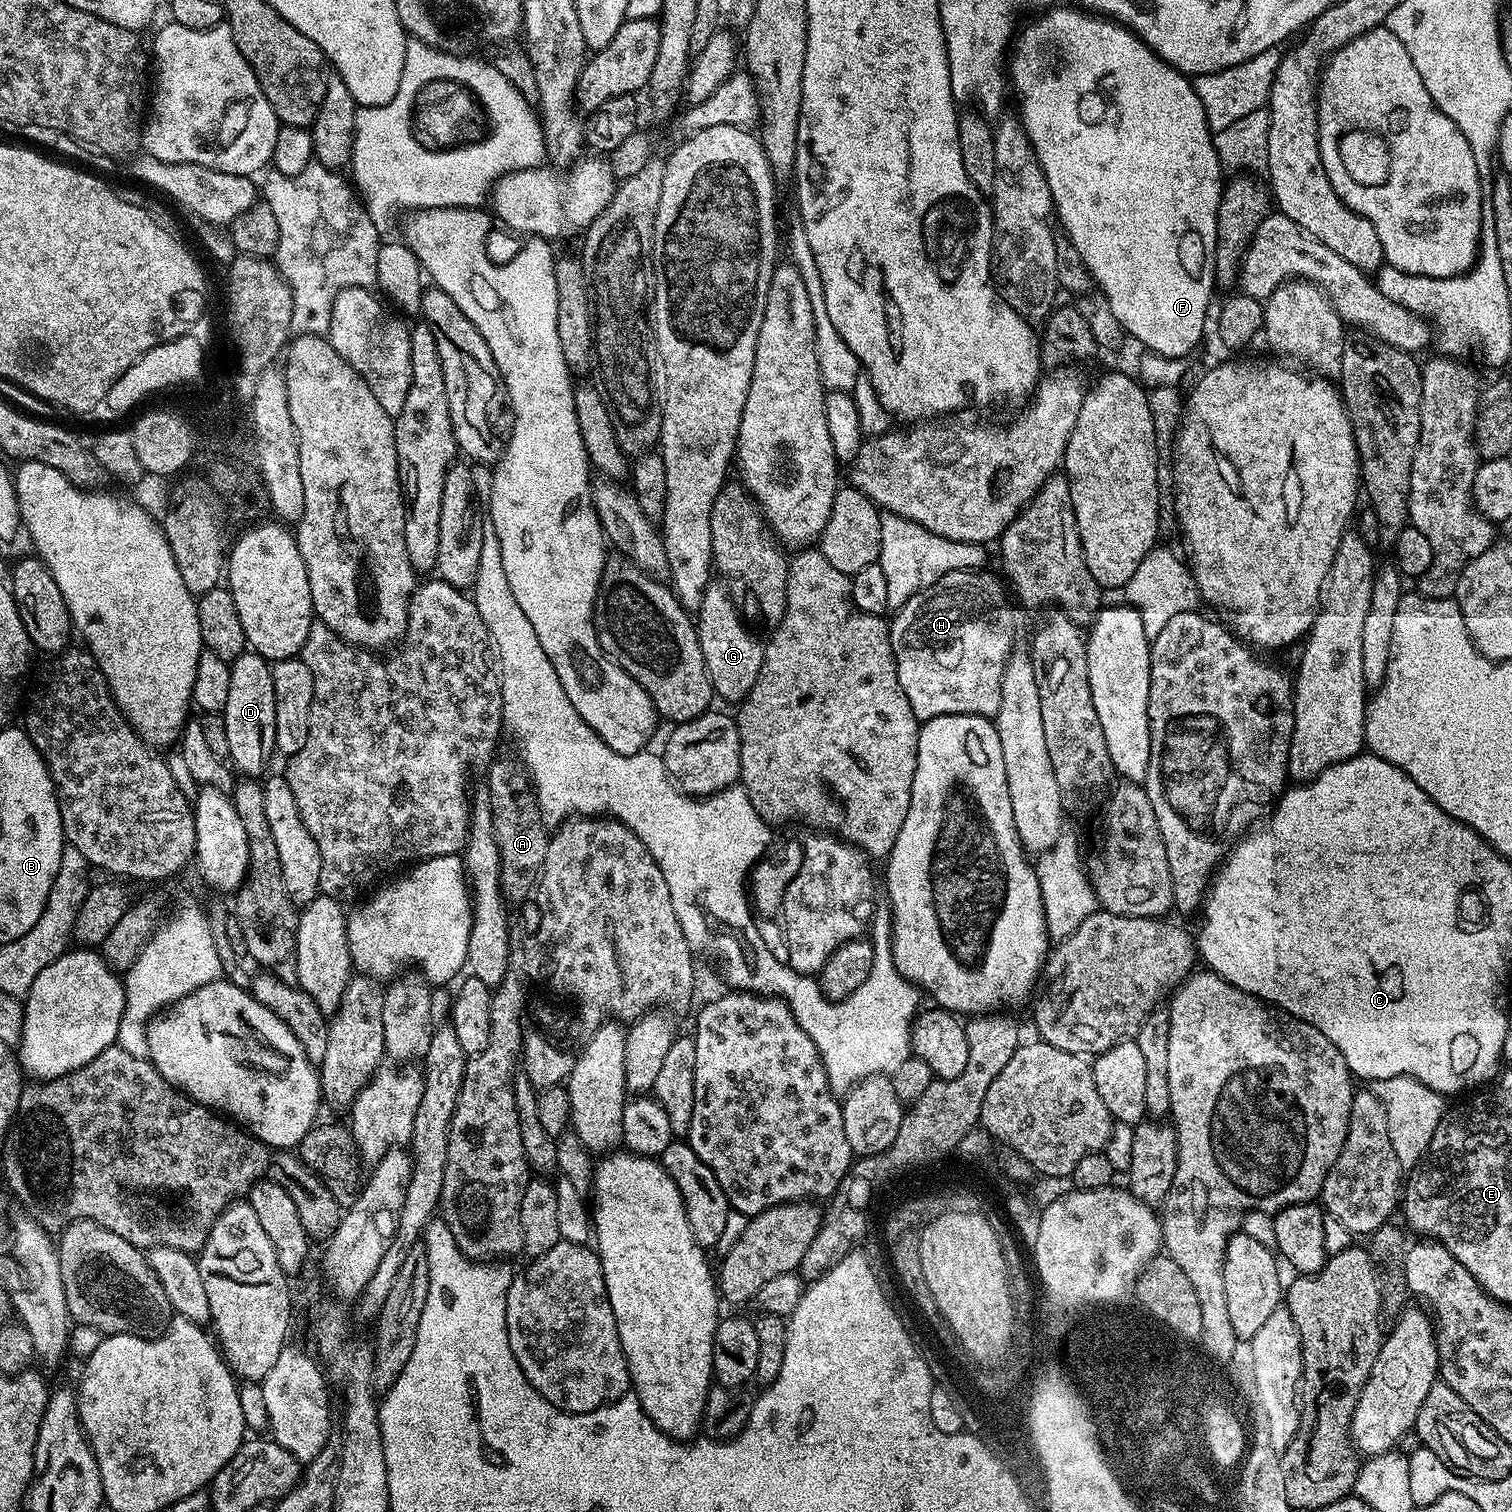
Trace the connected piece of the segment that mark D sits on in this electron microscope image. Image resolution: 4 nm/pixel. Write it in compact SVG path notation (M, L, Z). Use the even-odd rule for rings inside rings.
M246 650L237 660L231 661L230 694L222 713L226 722L226 738L230 741L228 760L241 777L260 778L269 771L268 763L276 752L275 713L272 664L256 652Z

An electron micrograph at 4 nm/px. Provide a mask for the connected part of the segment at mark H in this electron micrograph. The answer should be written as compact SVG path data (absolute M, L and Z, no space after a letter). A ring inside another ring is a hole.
M964 571L946 574L931 588L924 589L914 594L912 598L899 611L891 617L890 631L892 633L892 649L898 670L898 682L910 702L910 710L914 710L917 720L923 722L939 716L987 716L994 718L1002 702L1002 676L1006 670L1006 662L1013 655L1012 648L1012 612L1008 609L1008 600L1004 597L1002 589L996 585L992 576L987 576L987 571Z

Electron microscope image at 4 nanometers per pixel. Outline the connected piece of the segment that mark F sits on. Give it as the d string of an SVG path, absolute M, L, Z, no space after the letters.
M1052 6L1037 16L1040 17L1029 28L1024 28L1021 32L1019 29L1015 37L1014 47L1010 52L1012 88L1016 91L1017 102L1020 103L1018 119L1028 136L1028 143L1031 144L1032 152L1040 163L1040 169L1052 195L1055 219L1058 224L1060 219L1060 224L1064 227L1073 250L1080 255L1081 262L1088 267L1087 275L1104 291L1104 296L1108 299L1108 308L1112 311L1113 318L1124 327L1123 331L1129 336L1138 338L1138 342L1142 342L1147 351L1157 352L1170 358L1191 357L1191 352L1199 346L1200 339L1204 336L1204 323L1208 320L1208 303L1212 300L1212 292L1214 293L1216 215L1220 205L1220 194L1225 185L1225 181L1220 180L1222 169L1216 153L1214 133L1208 128L1206 112L1195 92L1193 81L1162 58L1158 58L1158 54L1154 54L1150 46L1143 44L1132 33L1131 28L1125 28L1115 20L1081 10L1076 6L1073 8Z

